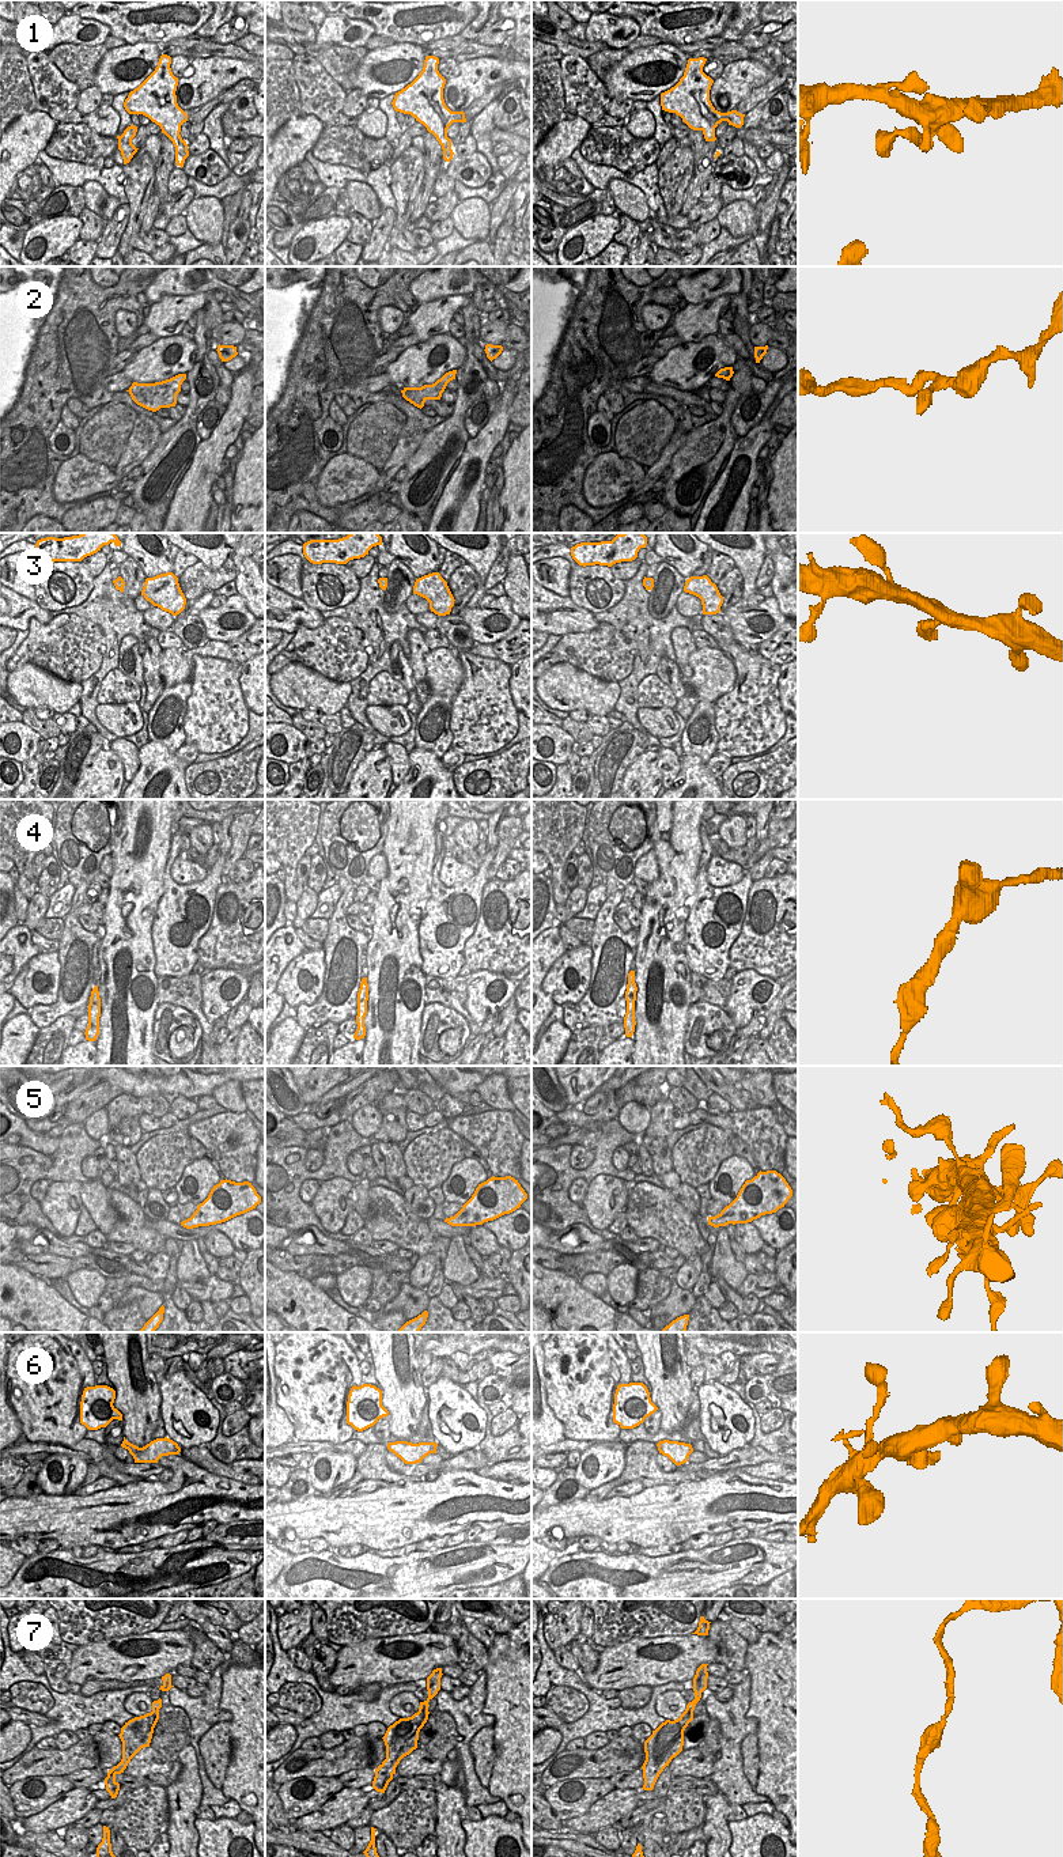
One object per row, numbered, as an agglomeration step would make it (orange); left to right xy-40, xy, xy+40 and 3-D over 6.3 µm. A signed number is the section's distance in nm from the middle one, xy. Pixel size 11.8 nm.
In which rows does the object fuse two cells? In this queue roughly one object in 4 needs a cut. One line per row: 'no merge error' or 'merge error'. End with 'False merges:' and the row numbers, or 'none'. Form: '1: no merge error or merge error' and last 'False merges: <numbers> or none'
1: no merge error
2: no merge error
3: no merge error
4: no merge error
5: no merge error
6: no merge error
7: no merge error
False merges: none

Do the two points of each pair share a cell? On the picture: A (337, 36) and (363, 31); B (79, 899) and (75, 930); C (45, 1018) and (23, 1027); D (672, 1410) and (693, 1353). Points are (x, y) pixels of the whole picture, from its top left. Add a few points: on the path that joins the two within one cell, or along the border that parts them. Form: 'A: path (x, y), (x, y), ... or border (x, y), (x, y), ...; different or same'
A: path (344, 31), (354, 25), (358, 26); same
B: path (72, 907), (72, 922); same
C: border (29, 1016), (40, 1028); different
D: border (684, 1346), (687, 1364), (691, 1368); different

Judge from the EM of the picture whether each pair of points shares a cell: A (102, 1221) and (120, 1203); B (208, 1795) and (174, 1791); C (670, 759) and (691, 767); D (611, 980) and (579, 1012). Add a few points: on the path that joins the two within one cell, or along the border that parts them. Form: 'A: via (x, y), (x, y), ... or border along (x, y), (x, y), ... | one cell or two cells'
A: border along (110, 1191), (117, 1221), (106, 1236) | two cells
B: border along (196, 1763), (201, 1788), (200, 1804) | two cells
C: border along (680, 757), (680, 771), (672, 785) | two cells
D: via (605, 988), (587, 1006) | one cell

